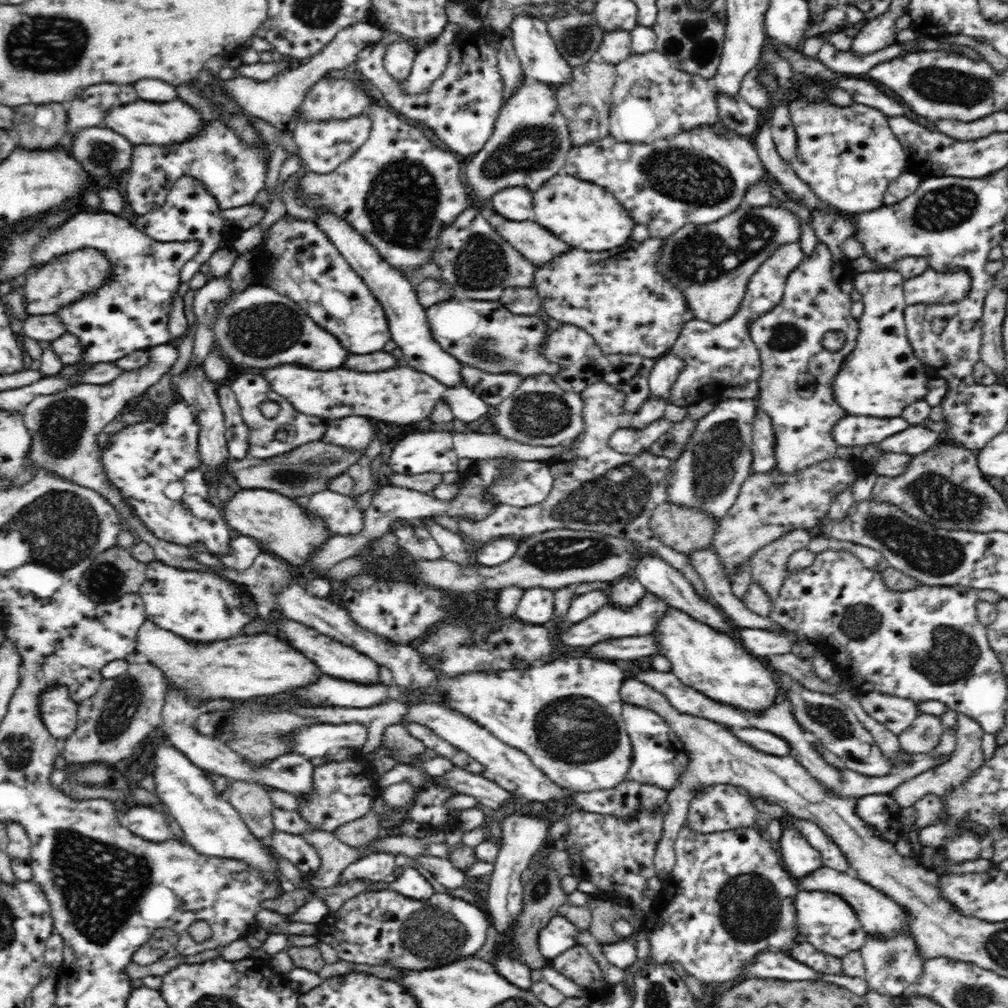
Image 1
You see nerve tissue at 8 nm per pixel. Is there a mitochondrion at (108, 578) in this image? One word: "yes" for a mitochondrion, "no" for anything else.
yes

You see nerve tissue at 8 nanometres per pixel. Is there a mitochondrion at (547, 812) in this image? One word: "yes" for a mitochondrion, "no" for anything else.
no

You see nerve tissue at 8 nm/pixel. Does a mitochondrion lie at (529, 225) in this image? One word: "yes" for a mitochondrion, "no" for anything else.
no

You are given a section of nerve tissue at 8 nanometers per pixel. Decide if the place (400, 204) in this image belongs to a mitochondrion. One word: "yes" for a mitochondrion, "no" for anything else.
yes

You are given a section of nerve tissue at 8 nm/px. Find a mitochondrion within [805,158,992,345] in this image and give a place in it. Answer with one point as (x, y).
(945, 208)

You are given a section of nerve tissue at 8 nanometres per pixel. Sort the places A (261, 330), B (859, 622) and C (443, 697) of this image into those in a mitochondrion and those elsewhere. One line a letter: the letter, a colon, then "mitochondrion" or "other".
A: mitochondrion
B: mitochondrion
C: other

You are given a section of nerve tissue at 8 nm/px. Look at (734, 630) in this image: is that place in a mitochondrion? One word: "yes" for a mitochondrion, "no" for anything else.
no

